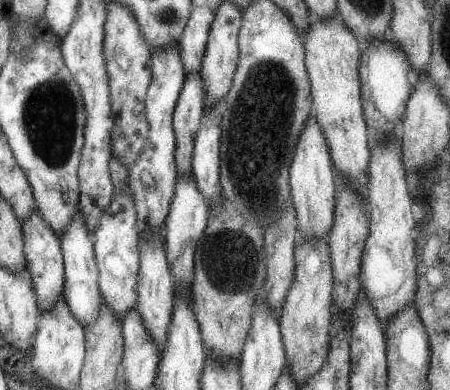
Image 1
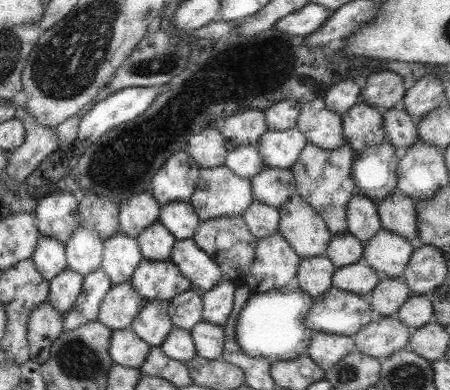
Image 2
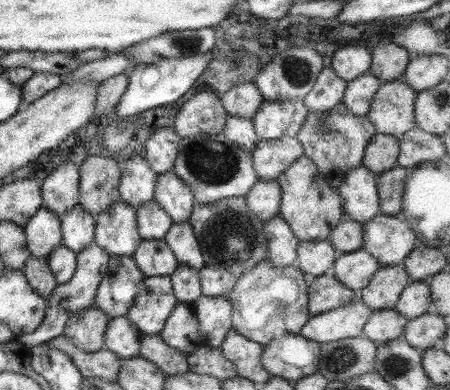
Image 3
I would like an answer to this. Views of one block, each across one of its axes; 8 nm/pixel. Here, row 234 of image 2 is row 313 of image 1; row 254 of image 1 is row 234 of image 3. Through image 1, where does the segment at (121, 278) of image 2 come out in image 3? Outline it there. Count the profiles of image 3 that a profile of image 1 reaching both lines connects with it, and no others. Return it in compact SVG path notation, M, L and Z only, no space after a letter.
M117 202L107 212L95 216L95 246L107 256L133 258L139 242L137 218L127 204Z

